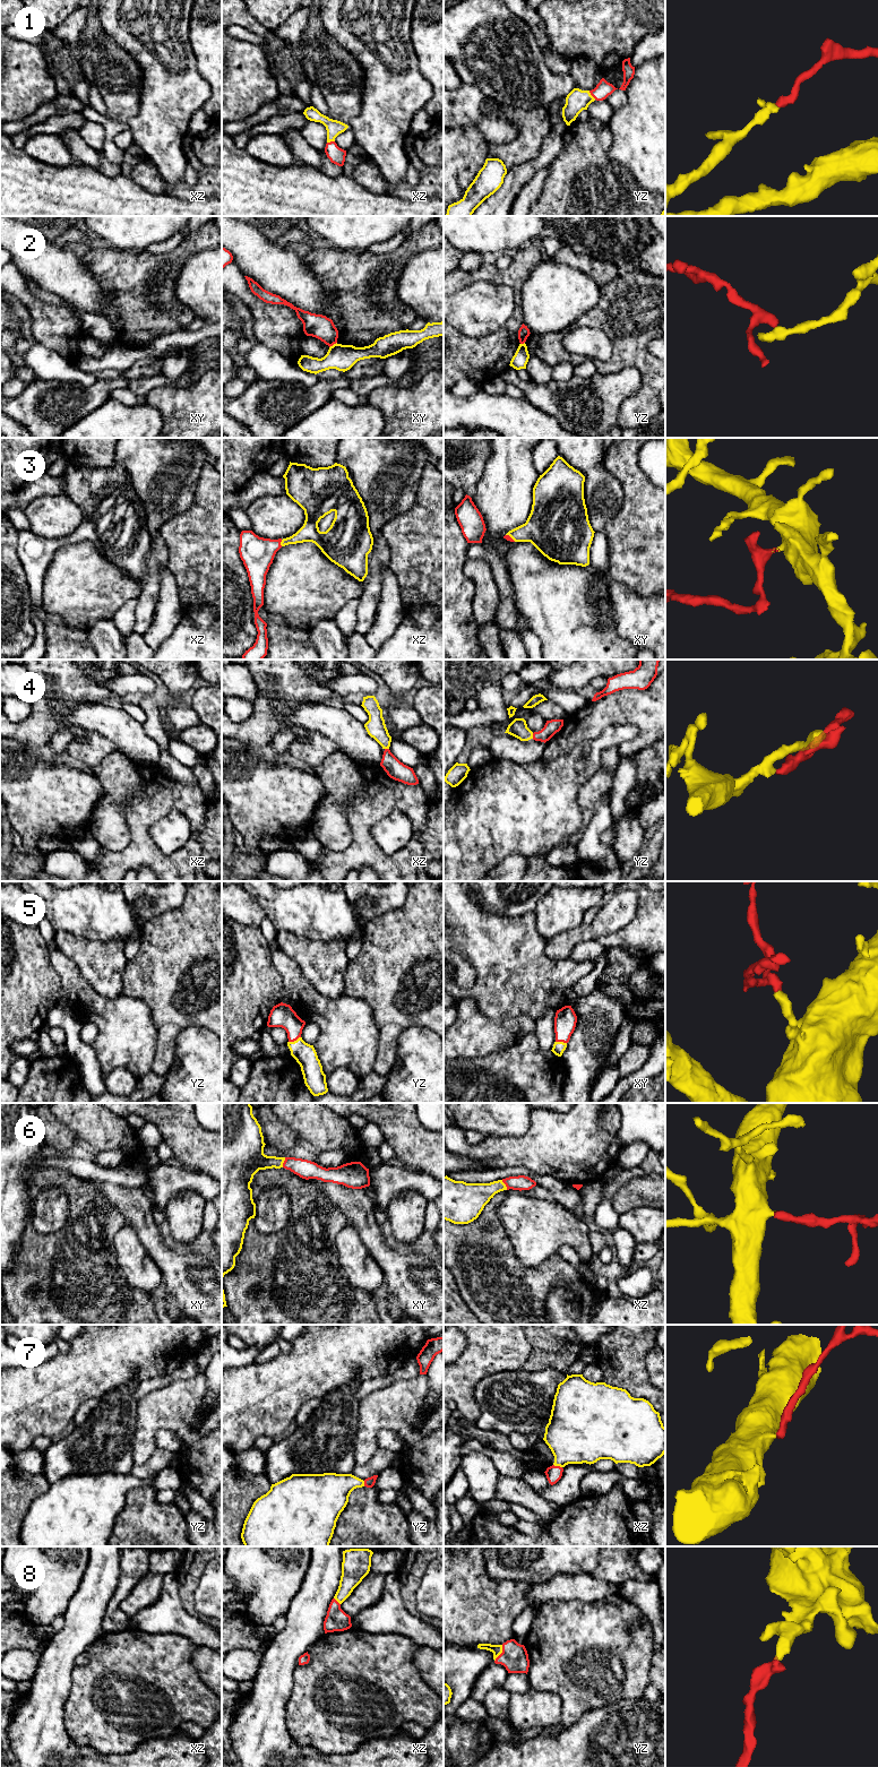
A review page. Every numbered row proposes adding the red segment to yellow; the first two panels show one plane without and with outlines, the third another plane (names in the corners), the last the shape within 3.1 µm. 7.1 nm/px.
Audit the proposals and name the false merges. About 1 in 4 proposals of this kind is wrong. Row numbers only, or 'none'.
2

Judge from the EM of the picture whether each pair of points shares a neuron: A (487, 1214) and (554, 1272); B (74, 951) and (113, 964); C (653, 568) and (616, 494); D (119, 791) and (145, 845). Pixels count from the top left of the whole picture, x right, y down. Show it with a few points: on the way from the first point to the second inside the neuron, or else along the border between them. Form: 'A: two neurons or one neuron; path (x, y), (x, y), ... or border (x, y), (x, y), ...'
A: one neuron; path (489, 1238), (489, 1242), (521, 1274), (531, 1274)
B: one neuron; path (84, 953), (103, 964)
C: two neurons; border (618, 480), (623, 492), (622, 506), (605, 527)
D: two neurons; border (140, 782), (126, 801), (123, 818), (128, 829)

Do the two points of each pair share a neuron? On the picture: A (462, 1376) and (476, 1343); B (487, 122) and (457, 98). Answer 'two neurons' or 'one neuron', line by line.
A: one neuron
B: one neuron

